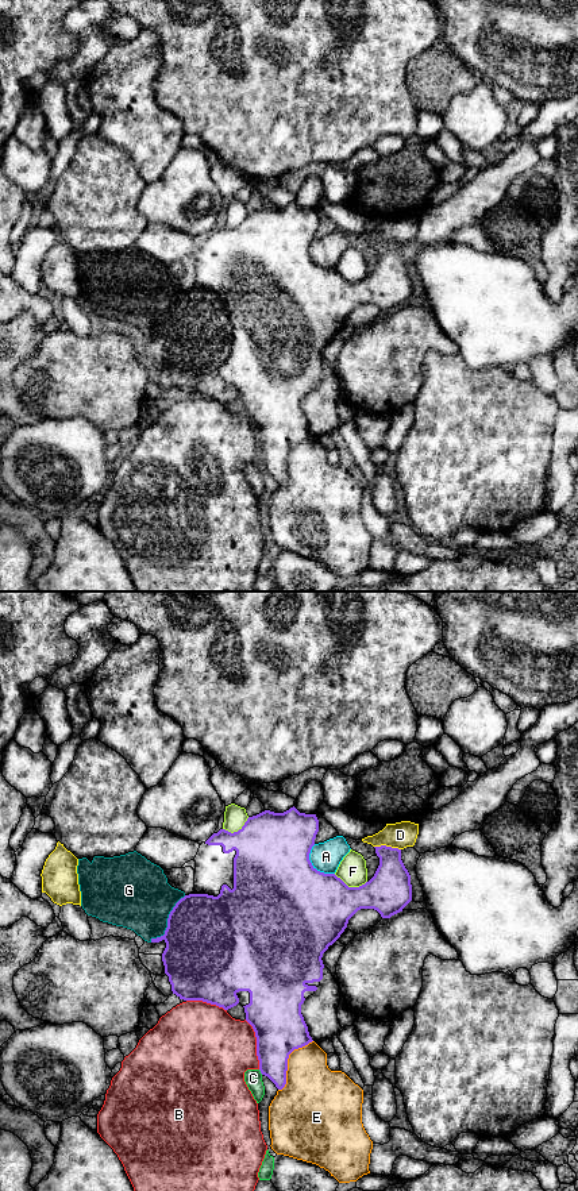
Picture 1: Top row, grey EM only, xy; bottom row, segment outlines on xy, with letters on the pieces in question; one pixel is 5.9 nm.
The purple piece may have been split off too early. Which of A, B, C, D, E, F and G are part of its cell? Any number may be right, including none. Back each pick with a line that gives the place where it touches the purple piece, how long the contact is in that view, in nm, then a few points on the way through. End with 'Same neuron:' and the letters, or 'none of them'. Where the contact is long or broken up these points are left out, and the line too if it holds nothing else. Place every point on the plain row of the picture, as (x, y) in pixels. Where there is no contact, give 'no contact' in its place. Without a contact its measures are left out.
Same neuron: none of them

